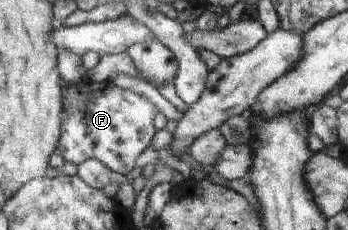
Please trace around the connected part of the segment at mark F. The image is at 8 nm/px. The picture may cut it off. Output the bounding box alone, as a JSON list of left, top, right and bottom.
[57,74,159,176]

